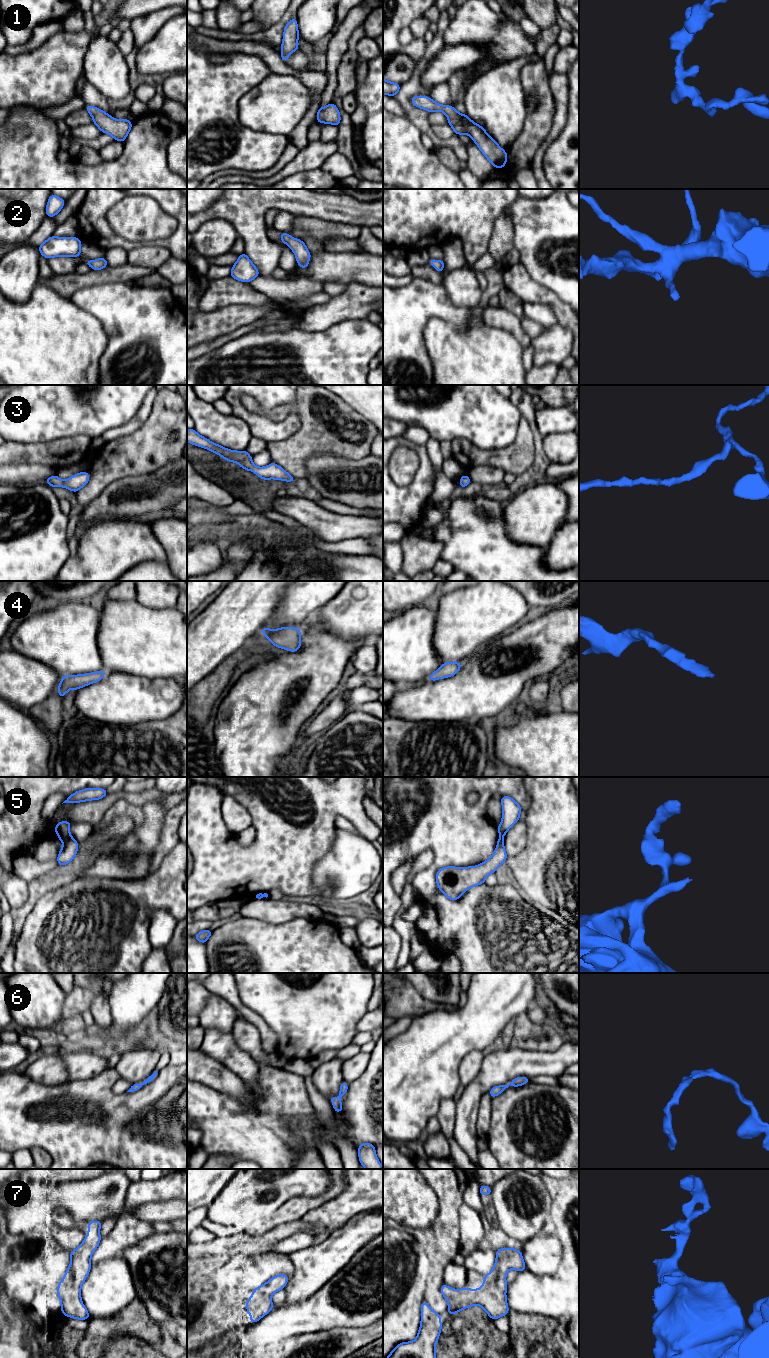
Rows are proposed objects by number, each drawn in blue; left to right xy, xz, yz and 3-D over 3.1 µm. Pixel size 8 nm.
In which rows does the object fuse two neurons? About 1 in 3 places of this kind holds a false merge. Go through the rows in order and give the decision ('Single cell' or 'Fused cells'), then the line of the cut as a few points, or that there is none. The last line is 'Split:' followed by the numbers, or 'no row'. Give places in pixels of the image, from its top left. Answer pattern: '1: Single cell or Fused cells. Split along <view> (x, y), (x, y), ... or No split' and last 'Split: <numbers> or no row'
1: Single cell. No split
2: Single cell. No split
3: Single cell. No split
4: Single cell. No split
5: Fused cells. Split along xy (69, 835), (63, 841)
6: Single cell. No split
7: Single cell. No split
Split: 5

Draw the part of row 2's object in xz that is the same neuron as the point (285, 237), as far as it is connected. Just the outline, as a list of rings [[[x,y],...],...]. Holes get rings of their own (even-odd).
[[[282,232],[280,234],[280,238],[282,242],[287,244],[294,252],[298,265],[303,269],[306,269],[309,264],[311,253],[307,249],[304,241],[297,238],[292,238],[288,233]]]

